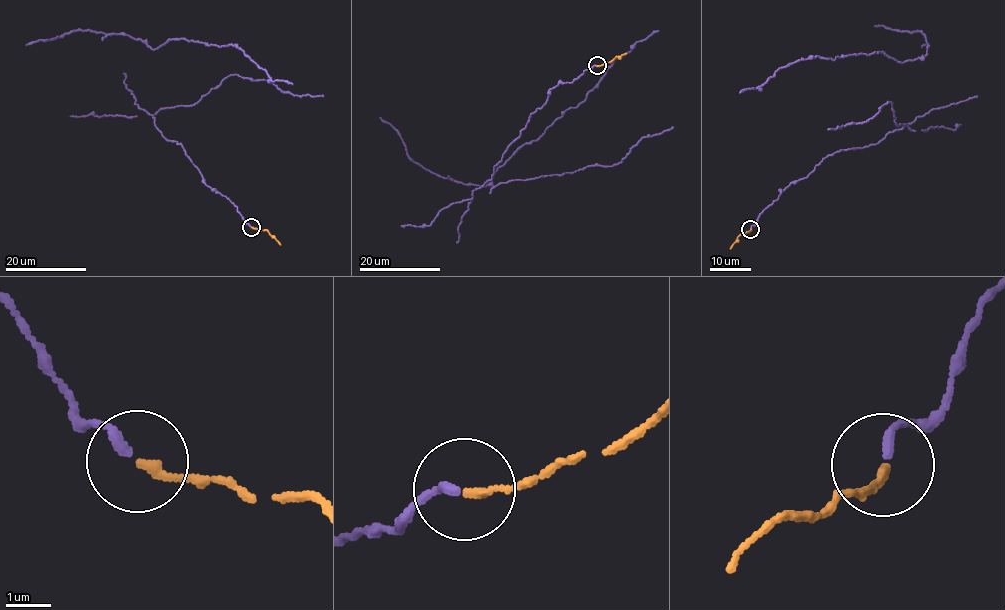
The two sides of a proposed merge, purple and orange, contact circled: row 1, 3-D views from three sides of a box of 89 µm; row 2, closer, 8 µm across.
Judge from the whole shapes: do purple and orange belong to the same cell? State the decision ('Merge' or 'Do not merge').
Merge

